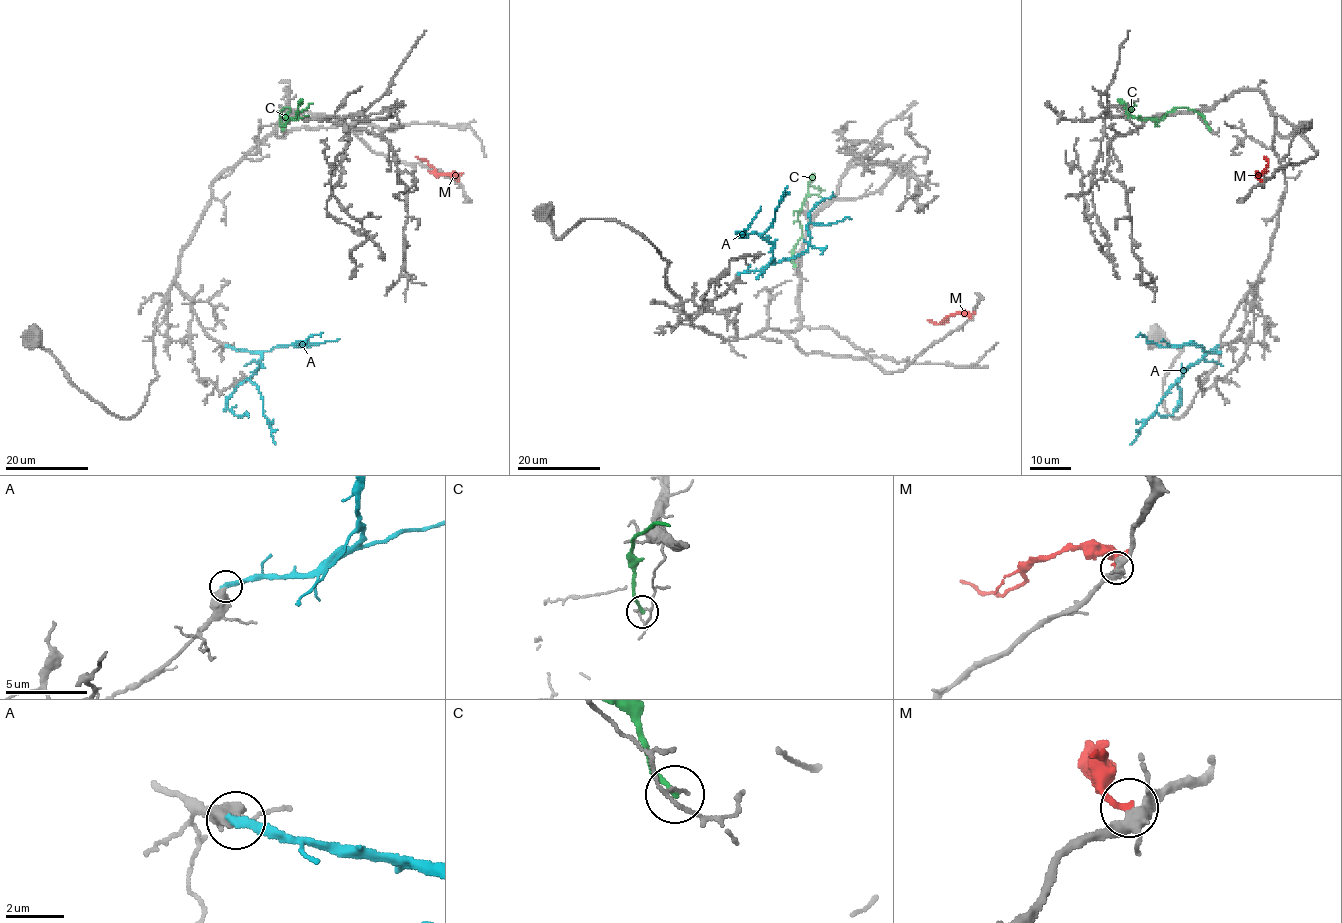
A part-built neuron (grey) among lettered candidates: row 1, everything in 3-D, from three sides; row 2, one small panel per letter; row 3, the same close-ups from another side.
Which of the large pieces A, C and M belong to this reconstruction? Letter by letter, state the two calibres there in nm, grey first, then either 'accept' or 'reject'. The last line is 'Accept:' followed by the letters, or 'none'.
A: 500/320 nm | reject
C: 100/180 nm | reject
M: 440/240 nm | reject
Accept: none

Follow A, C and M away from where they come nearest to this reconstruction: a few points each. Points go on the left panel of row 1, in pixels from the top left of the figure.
A: (227, 345), (257, 351), (261, 356), (261, 366), (248, 379), (259, 390), (263, 416), (275, 444)
C: (283, 129), (280, 114), (285, 106), (289, 108), (285, 118), (293, 119), (301, 99)
M: (458, 181), (449, 175), (438, 175), (425, 160), (415, 156)

